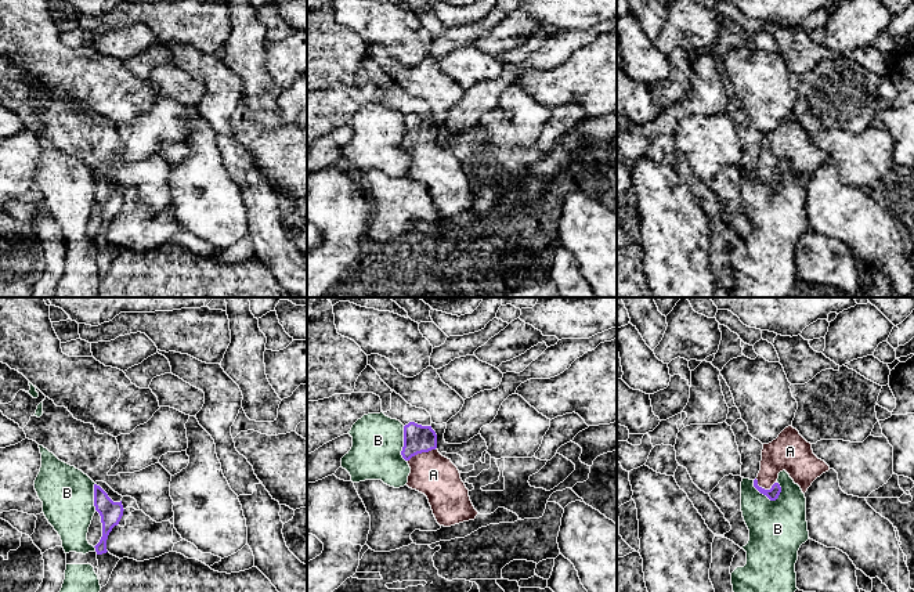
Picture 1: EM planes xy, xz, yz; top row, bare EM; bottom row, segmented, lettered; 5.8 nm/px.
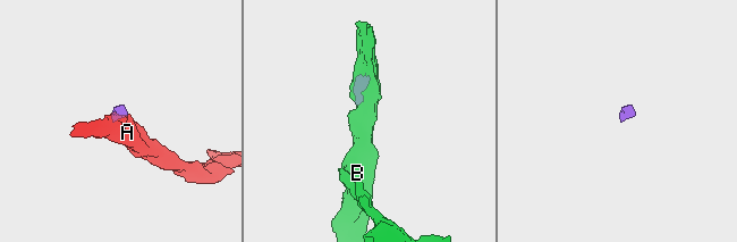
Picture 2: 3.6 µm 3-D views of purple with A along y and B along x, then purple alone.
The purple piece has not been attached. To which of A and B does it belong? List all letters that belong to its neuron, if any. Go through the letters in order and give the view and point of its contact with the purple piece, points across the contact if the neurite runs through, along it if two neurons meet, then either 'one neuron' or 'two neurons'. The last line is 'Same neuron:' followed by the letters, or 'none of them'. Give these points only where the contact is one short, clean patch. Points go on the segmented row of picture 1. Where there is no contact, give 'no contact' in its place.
A: xz (421, 452) | across xz (418, 439), (421, 452), (433, 475) | one neuron
B: yz (766, 495) | along yz (752, 480), (752, 484), (770, 500), (775, 500), (781, 491) | two neurons
Same neuron: A

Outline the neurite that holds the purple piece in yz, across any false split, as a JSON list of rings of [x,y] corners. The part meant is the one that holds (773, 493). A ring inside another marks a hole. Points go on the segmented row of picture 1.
[[[791,425],[776,440],[763,444],[761,470],[754,487],[770,501],[776,501],[781,492],[777,479],[783,470],[805,494],[817,477],[830,470],[830,466],[813,454],[812,444]]]

